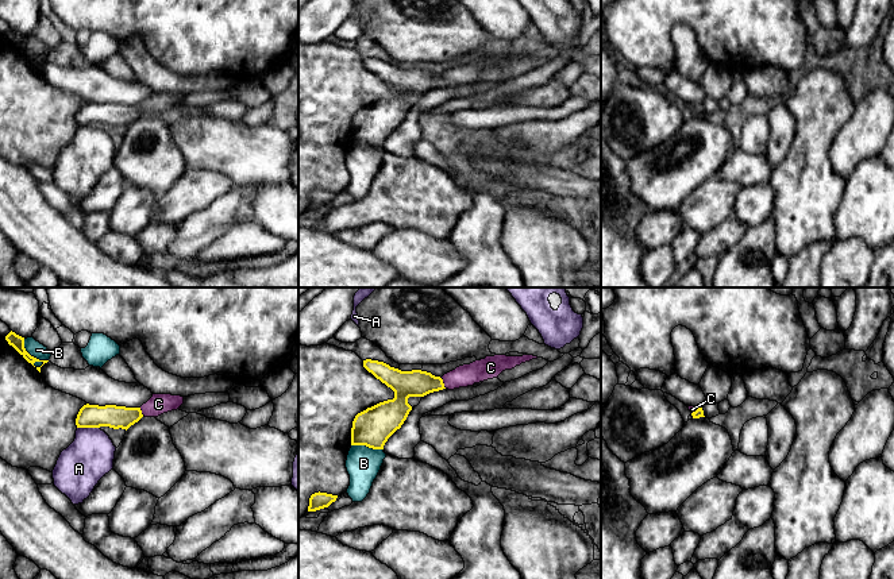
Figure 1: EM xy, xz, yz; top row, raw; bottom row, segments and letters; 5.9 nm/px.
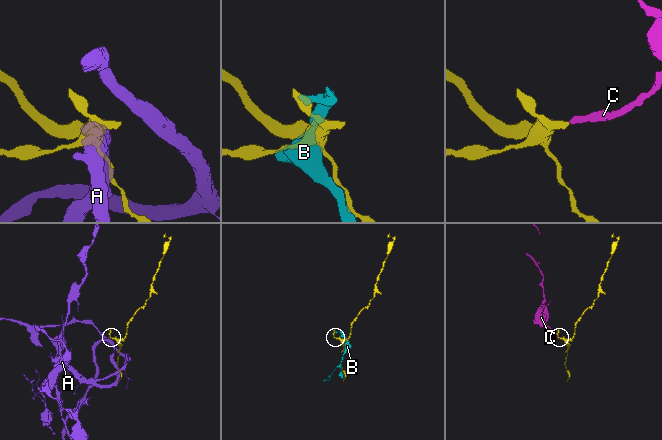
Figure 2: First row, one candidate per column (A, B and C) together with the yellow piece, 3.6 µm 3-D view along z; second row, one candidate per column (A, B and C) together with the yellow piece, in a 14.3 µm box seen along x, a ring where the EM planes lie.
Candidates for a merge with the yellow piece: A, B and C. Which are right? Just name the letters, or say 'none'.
C

